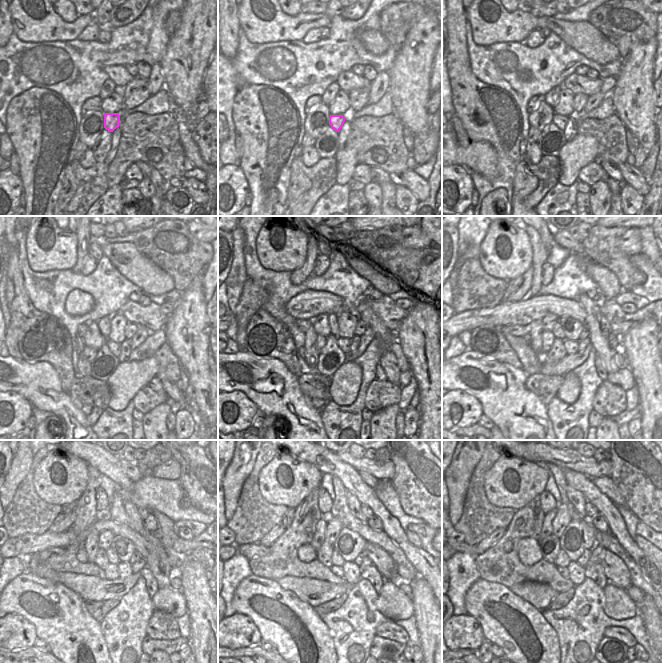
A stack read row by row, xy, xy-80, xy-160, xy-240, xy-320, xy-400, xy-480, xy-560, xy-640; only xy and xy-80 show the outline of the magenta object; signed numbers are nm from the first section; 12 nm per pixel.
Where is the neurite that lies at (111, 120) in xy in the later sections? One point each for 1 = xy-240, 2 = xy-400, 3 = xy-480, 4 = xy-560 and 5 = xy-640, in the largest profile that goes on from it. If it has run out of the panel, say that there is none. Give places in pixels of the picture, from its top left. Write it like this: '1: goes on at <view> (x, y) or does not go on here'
1: goes on at xy-240 (115, 348)
2: goes on at xy-400 (571, 347)
3: goes on at xy-480 (124, 568)
4: goes on at xy-560 (352, 572)
5: goes on at xy-640 (576, 572)

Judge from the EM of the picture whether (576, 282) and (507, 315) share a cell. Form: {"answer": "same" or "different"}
{"answer": "different"}

